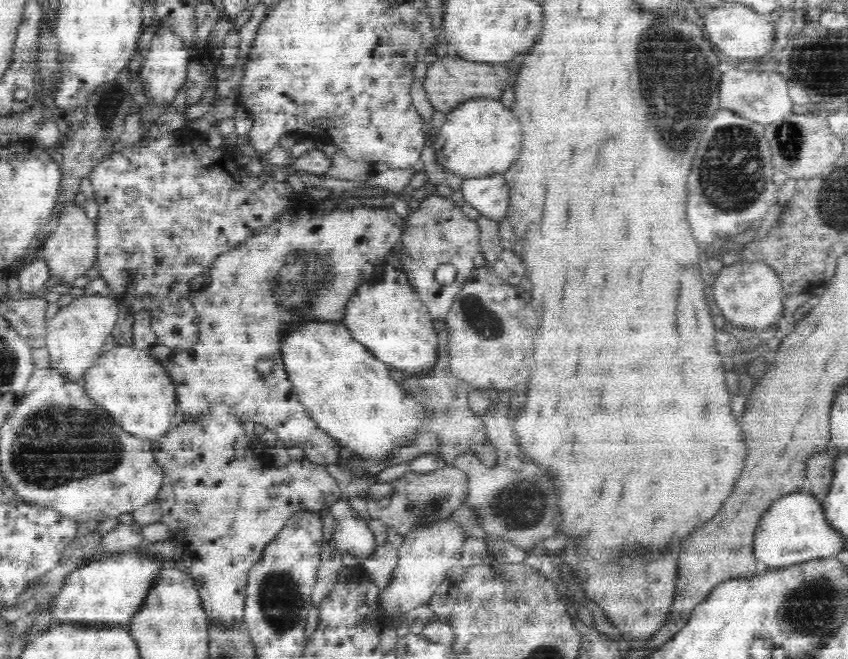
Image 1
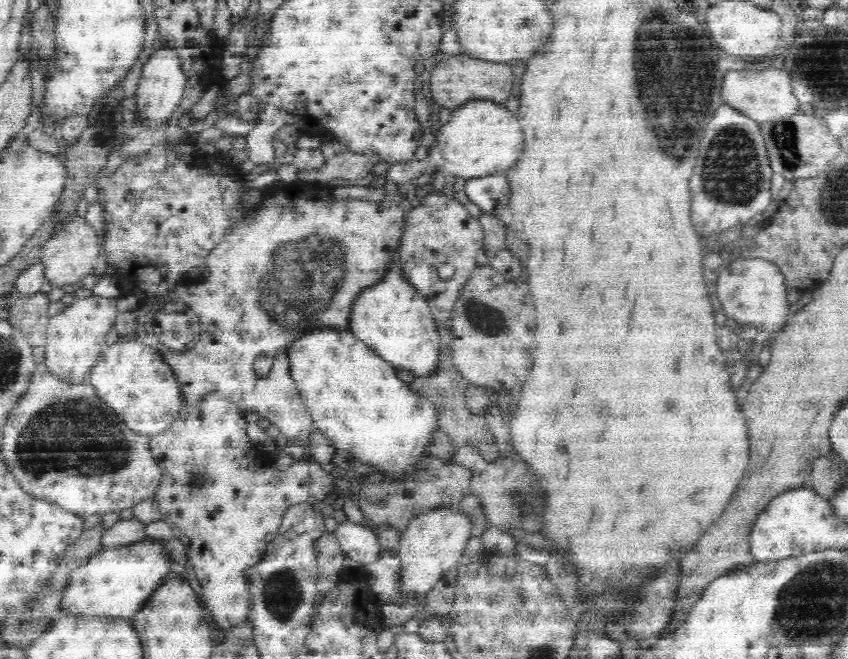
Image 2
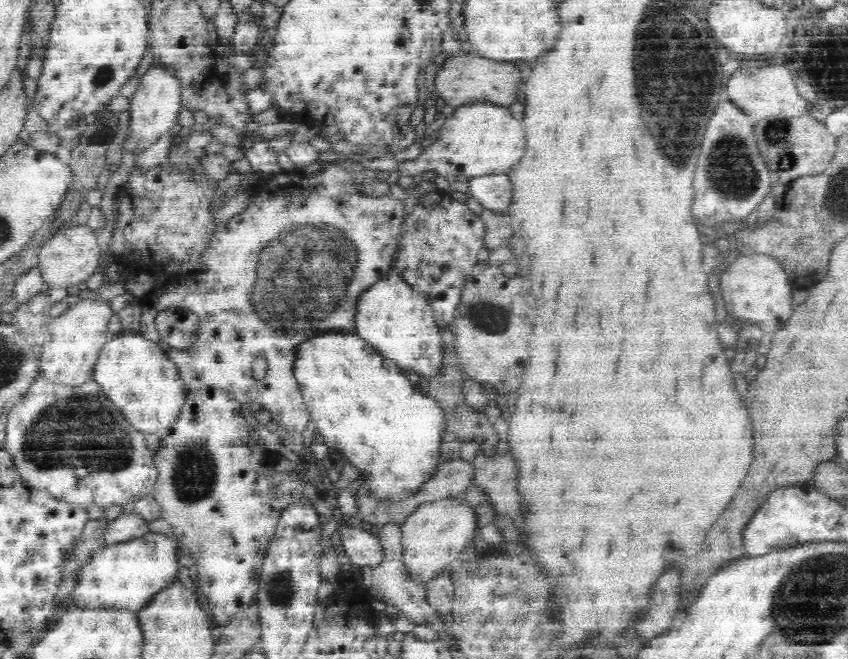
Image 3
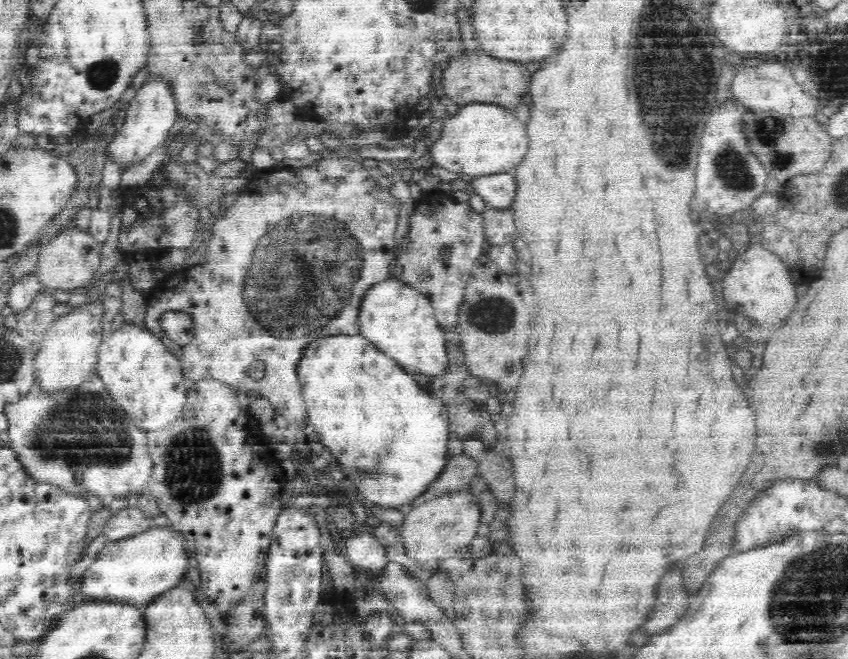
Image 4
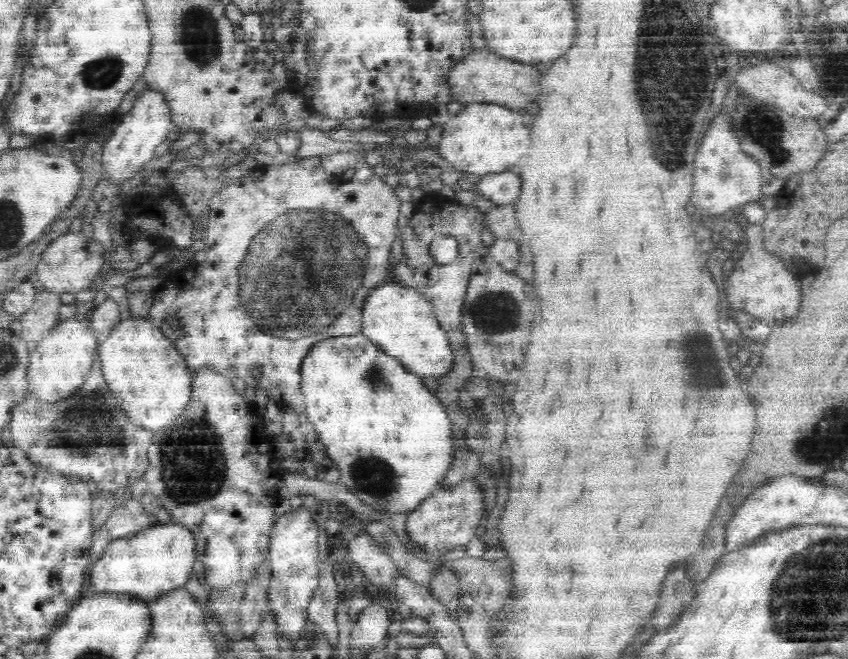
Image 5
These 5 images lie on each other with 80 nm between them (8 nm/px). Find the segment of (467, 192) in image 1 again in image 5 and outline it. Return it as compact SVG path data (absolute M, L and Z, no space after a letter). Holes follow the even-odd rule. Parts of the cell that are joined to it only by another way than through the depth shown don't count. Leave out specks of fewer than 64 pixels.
M514 170L484 175L477 186L479 194L486 195L496 205L513 203L518 200L522 178Z

